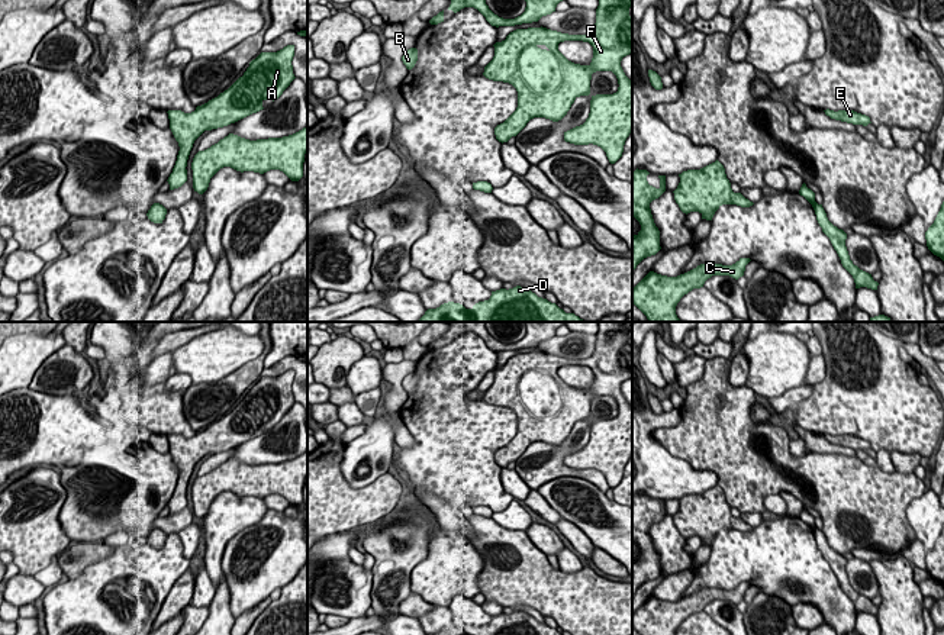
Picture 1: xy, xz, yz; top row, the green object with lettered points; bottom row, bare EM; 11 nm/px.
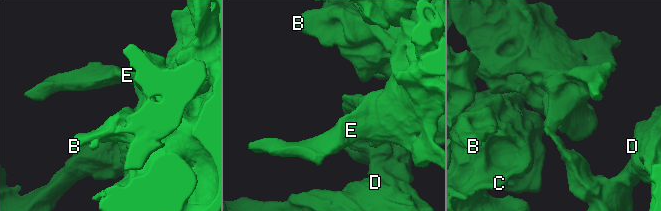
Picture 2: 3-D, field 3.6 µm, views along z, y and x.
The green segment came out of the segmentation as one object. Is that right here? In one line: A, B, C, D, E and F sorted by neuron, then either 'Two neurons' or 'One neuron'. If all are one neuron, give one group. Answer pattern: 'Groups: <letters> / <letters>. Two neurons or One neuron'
Groups: A B C E F / D. Two neurons

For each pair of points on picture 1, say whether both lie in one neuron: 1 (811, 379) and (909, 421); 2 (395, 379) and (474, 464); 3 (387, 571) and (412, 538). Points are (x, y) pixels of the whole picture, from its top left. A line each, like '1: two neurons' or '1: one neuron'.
1: two neurons
2: two neurons
3: one neuron

